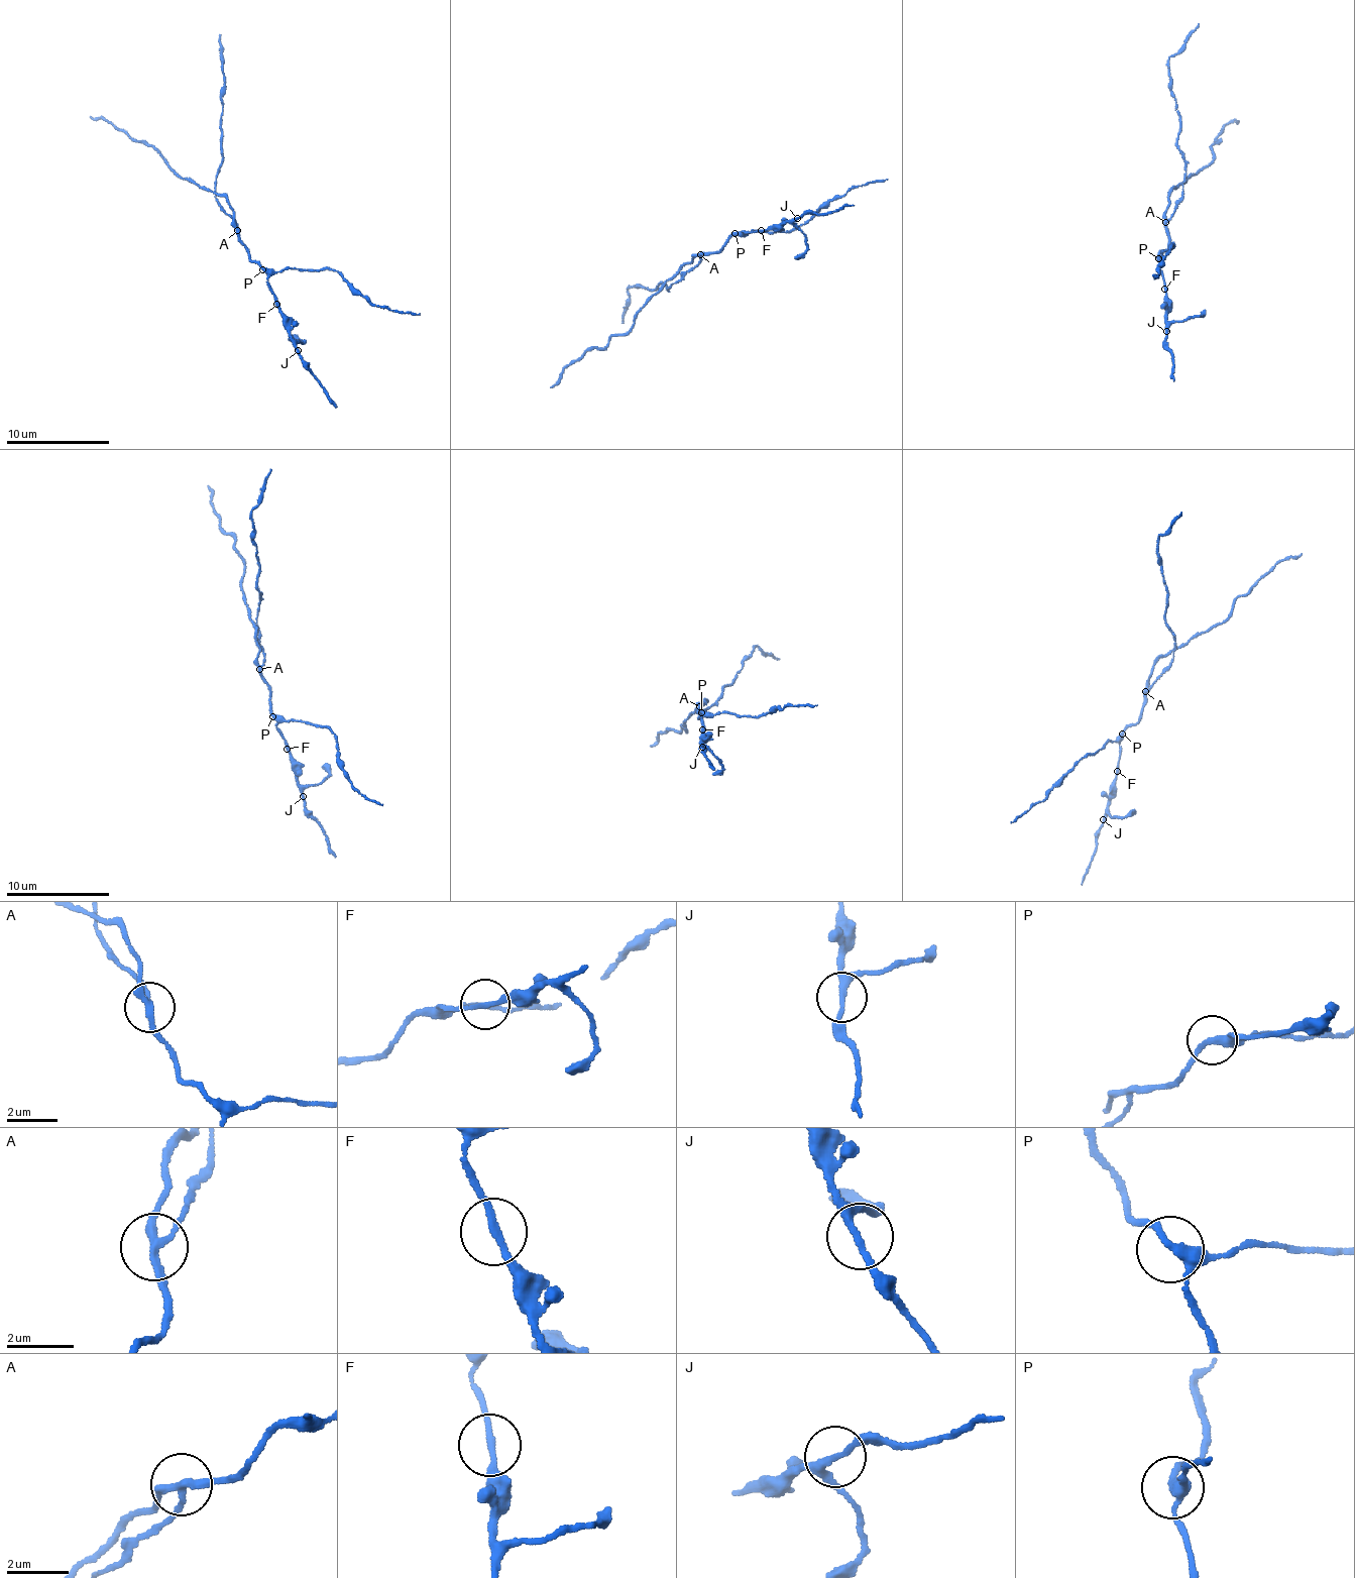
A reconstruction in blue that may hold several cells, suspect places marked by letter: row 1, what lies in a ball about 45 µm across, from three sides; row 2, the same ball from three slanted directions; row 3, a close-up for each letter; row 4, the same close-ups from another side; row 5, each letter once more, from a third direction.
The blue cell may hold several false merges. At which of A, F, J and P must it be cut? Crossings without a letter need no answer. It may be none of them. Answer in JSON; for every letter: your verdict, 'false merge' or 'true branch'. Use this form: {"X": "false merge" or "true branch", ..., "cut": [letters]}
{"A": "false merge", "F": "true branch", "J": "true branch", "P": "true branch", "cut": ["A"]}

